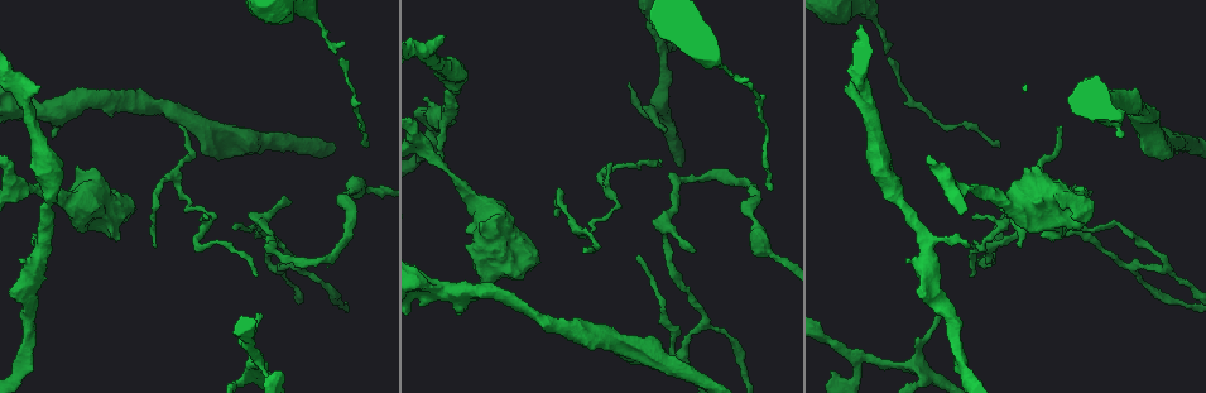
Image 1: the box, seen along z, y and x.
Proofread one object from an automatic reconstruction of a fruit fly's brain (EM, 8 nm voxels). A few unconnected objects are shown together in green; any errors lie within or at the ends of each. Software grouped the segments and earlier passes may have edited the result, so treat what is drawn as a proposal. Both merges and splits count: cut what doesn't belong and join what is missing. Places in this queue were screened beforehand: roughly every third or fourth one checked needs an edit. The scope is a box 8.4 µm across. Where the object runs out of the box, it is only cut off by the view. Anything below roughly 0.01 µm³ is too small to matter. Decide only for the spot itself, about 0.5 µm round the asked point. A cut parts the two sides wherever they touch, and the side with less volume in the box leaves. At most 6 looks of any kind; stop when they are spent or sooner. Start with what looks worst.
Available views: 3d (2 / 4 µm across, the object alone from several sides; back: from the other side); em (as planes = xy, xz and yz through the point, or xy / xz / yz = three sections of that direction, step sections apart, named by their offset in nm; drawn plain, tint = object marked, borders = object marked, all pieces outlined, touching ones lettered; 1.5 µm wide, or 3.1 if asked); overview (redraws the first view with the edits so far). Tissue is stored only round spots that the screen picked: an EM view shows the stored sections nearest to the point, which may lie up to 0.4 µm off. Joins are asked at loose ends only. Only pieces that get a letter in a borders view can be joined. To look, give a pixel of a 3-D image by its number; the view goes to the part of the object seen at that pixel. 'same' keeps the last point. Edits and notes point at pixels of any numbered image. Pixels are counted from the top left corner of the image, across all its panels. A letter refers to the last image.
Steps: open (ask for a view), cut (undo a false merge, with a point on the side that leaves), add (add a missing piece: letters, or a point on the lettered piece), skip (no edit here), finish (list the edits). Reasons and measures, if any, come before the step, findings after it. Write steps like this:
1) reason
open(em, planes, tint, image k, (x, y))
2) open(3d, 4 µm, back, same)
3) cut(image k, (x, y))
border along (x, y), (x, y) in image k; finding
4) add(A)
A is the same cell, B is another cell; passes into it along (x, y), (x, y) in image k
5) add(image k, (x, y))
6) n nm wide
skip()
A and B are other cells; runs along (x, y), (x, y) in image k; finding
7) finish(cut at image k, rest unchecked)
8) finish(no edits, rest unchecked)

stops while still wide
open(3d, 4 µm, image 1, (111, 236))

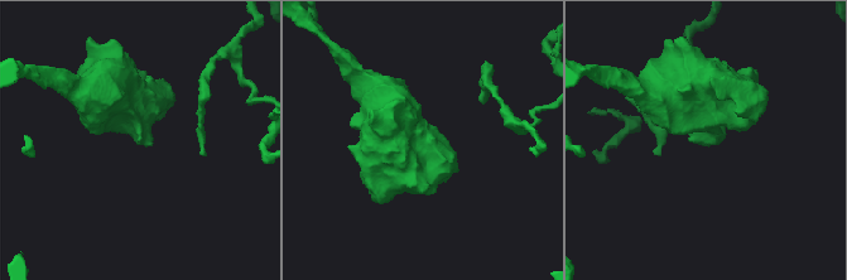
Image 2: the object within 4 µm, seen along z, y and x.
open(em, xz, step 8, tint, image 2, (692, 140))

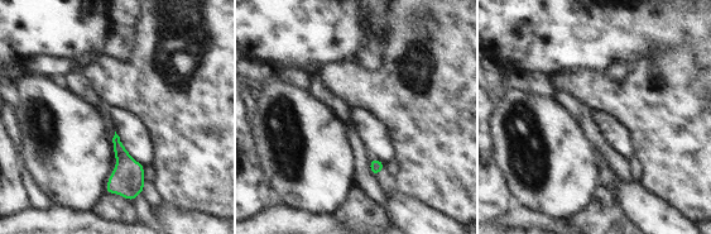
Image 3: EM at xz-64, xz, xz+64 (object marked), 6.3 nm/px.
open(em, yz, step 4, borders, same)

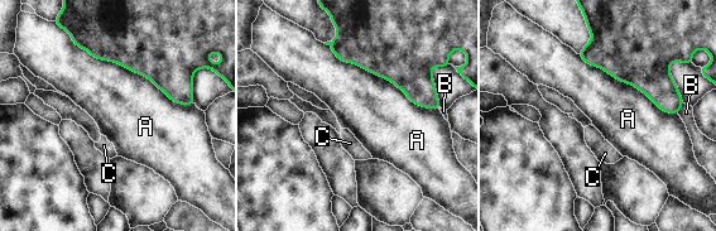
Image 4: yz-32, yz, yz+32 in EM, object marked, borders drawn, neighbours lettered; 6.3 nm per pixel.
skip()
A, B and C are other cells; border along (330, 47), (438, 110) in image 4; none of them fits

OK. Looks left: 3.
open(3d, 2 µm, image 1, (748, 80))

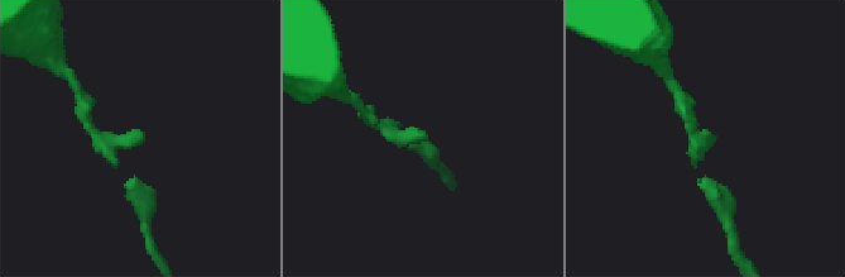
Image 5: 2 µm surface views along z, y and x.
open(em, yz, step 4, borders, image 5, (701, 139))

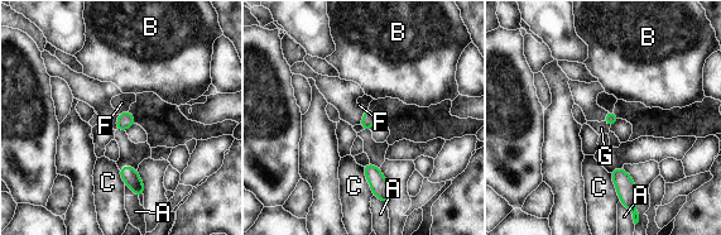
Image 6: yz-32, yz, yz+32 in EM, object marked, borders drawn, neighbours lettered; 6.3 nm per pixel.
80 nm wide
skip()
A, B, C, F and G are other cells; border along (128, 110), (119, 115) in image 6; none of them fits

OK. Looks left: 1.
tapers out
open(em, planes, borders, image 1, (369, 146))

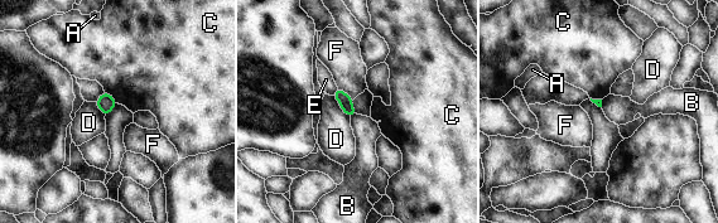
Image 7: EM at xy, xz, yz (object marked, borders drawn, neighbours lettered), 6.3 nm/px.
D touches over 190 nm
skip()
A, B, C, D, E and F are other cells; border along (356, 114), (350, 117) in image 7; no lettered piece goes on from it

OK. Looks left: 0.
finish(no edits, rest unchecked)

